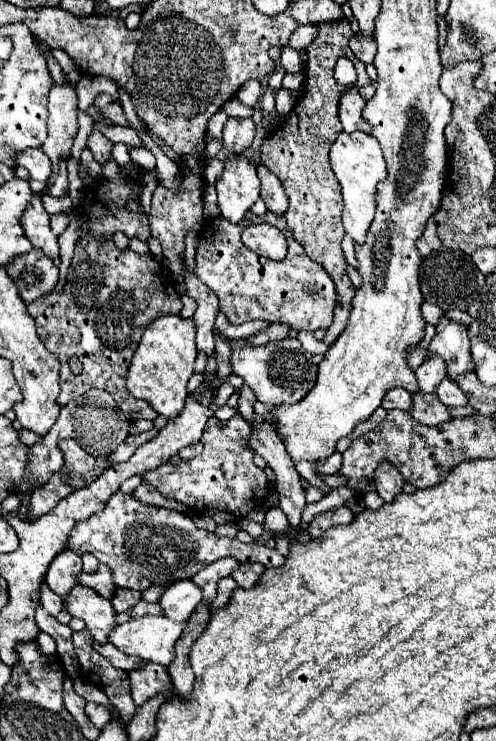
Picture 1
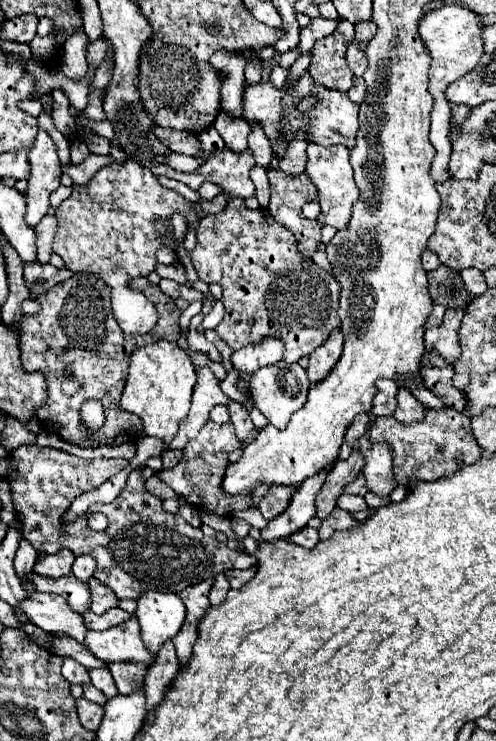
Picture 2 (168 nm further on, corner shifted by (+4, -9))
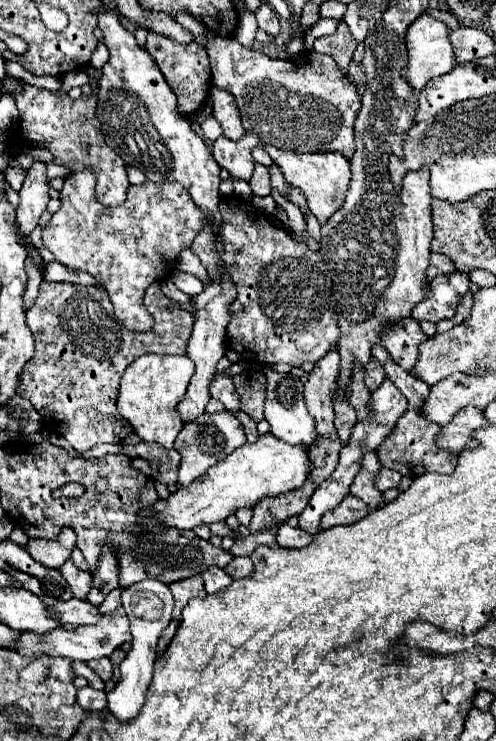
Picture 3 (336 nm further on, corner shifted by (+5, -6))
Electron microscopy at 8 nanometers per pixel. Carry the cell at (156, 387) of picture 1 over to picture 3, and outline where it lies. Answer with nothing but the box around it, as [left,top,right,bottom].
[117,354,195,448]

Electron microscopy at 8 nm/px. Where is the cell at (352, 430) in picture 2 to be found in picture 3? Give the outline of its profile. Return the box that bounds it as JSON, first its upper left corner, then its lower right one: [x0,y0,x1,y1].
[333,394,357,444]

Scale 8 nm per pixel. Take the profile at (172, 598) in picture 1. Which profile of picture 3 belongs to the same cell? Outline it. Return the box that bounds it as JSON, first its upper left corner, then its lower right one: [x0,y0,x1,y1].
[107,580,173,722]

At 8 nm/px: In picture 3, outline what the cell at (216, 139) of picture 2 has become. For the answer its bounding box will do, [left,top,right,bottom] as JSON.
[201,114,223,142]

